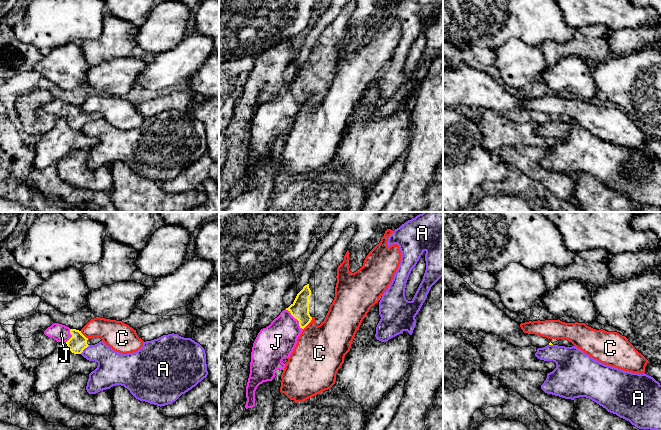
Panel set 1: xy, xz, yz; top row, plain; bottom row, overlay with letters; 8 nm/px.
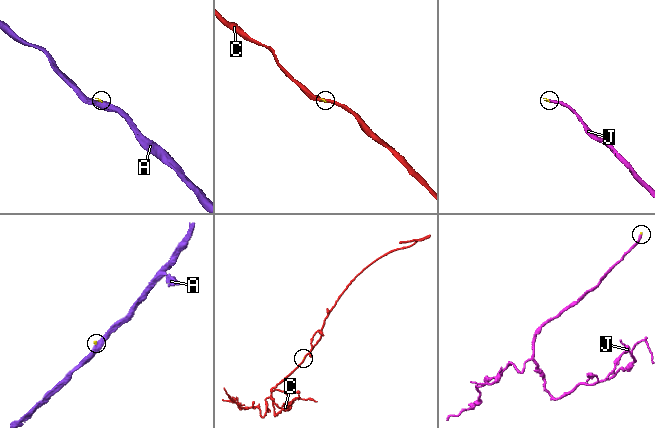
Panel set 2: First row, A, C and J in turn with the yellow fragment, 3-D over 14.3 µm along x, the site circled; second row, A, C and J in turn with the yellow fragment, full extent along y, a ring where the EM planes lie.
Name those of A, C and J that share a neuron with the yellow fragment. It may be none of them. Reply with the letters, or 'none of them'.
J

